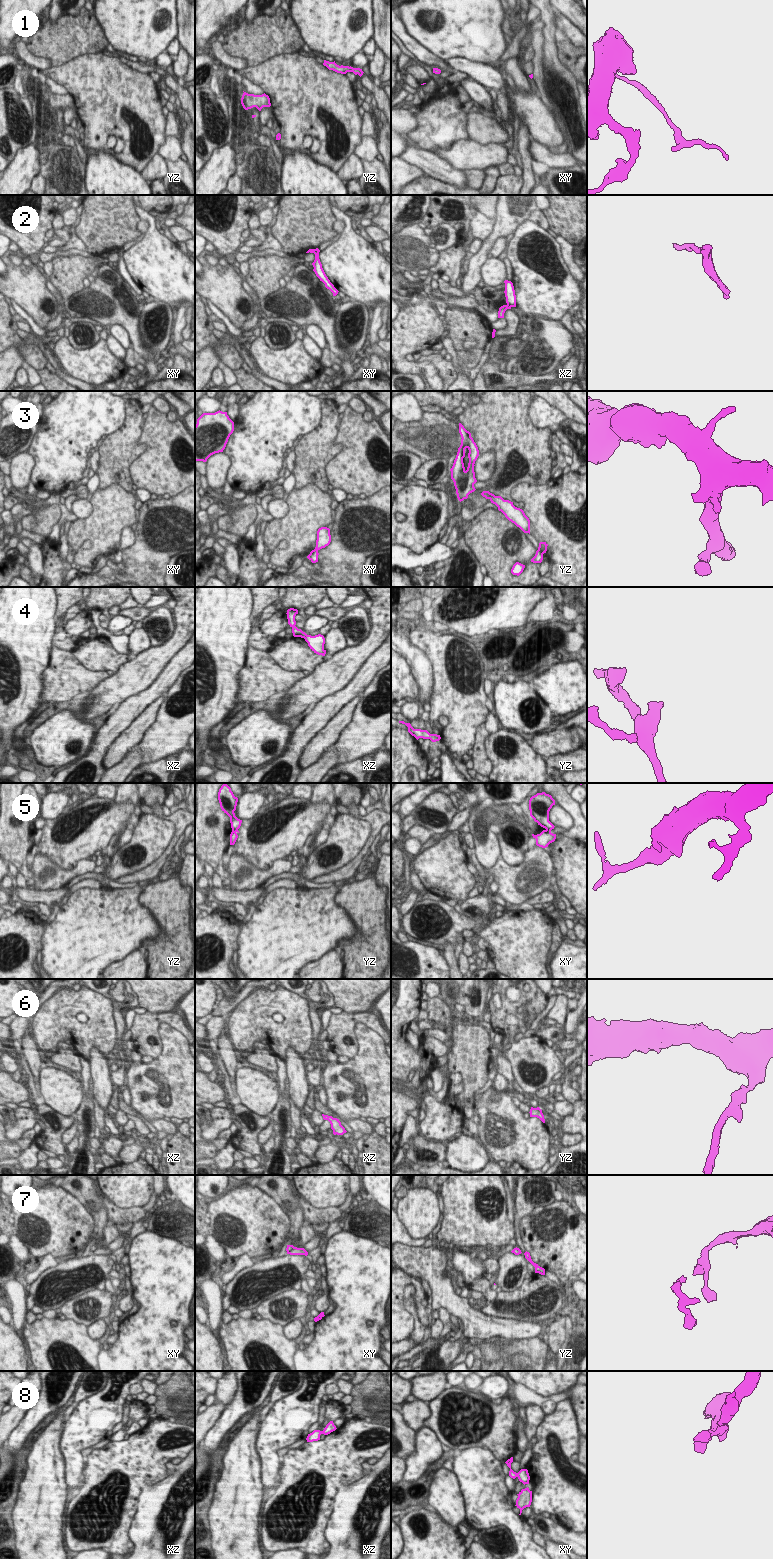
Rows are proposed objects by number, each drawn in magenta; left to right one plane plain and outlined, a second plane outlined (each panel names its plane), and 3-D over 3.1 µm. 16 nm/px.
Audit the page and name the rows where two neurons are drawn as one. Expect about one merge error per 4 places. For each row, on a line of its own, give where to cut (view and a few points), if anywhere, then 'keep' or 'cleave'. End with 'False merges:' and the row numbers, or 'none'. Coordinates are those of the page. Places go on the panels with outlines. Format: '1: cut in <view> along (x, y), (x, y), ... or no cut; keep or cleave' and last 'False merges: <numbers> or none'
1: no cut; keep
2: cut in xz along (507, 303), (511, 306); cleave
3: cut in yz along (538, 549), (543, 553); cleave
4: no cut; keep
5: cut in yz along (237, 828), (232, 830); cleave
6: no cut; keep
7: cut in xy along (294, 1247), (287, 1253); cleave
8: no cut; keep
False merges: 2, 3, 5, 7

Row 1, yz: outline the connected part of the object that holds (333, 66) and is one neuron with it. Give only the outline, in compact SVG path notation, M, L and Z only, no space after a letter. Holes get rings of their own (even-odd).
M324 60L323 63L324 66L326 66L329 70L333 70L337 73L341 73L341 74L346 74L347 72L353 72L355 75L359 75L360 77L363 75L363 71L360 68L353 68L353 67L349 67L349 66L339 66L334 62L329 62Z

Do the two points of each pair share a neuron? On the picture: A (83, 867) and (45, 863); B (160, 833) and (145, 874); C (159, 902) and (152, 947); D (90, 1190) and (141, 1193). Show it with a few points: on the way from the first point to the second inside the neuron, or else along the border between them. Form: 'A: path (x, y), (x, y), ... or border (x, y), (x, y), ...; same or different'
A: path (74, 873), (57, 873), (54, 870); same
B: border (165, 850), (149, 865), (126, 875); different
C: path (165, 913), (165, 934), (163, 936); same
D: border (99, 1186), (103, 1192); different

